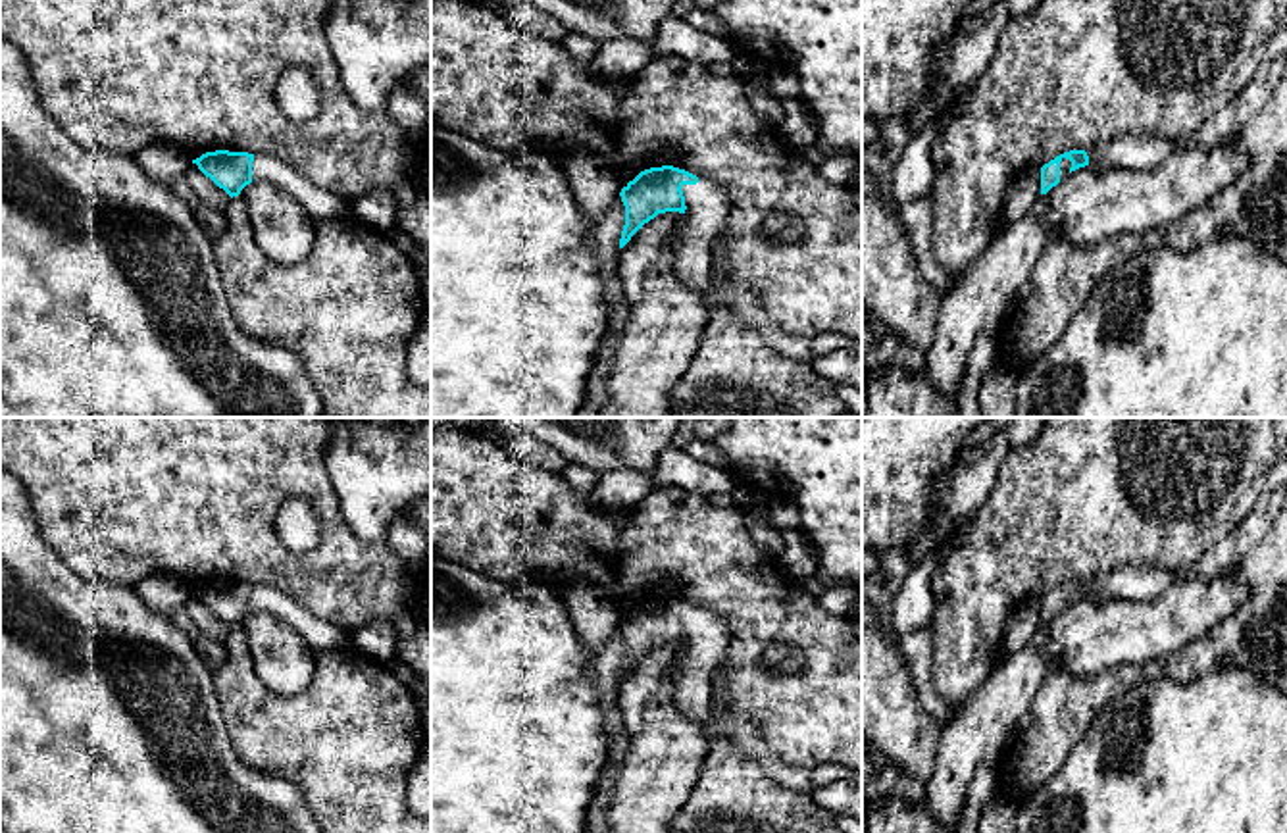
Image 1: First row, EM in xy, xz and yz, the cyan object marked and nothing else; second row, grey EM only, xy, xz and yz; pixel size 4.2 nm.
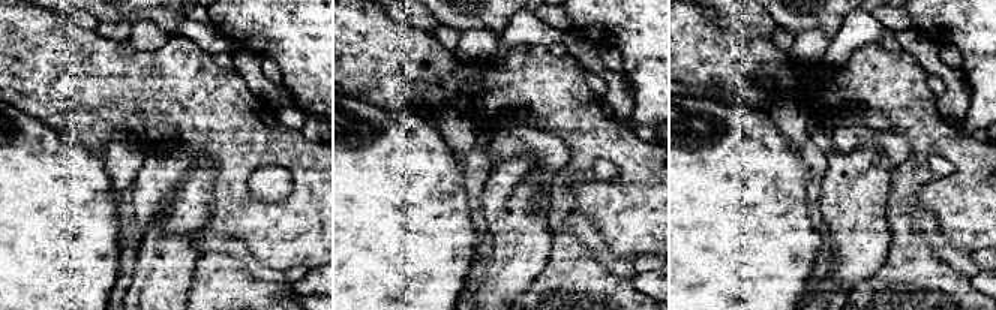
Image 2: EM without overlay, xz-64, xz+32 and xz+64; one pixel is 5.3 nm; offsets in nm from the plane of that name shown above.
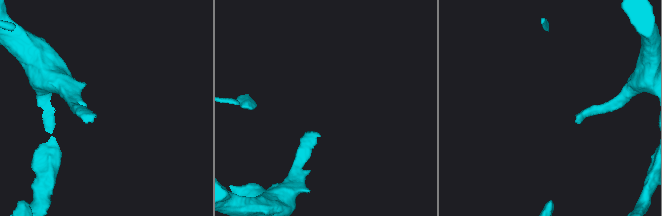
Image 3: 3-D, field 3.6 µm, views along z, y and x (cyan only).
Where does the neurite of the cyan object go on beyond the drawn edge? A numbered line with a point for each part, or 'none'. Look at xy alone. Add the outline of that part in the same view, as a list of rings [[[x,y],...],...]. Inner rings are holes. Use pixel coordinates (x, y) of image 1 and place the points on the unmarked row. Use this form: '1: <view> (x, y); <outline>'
1: xy (318, 633); [[[254,585],[252,612],[265,612],[287,621],[304,637],[304,641],[314,652],[325,648],[344,648],[352,644],[352,635],[314,616],[290,594],[271,585]]]

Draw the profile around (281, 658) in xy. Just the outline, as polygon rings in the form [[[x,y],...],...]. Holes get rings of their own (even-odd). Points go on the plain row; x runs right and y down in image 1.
[[[252,612],[240,621],[256,677],[273,693],[302,693],[315,671],[315,652],[287,621]]]

